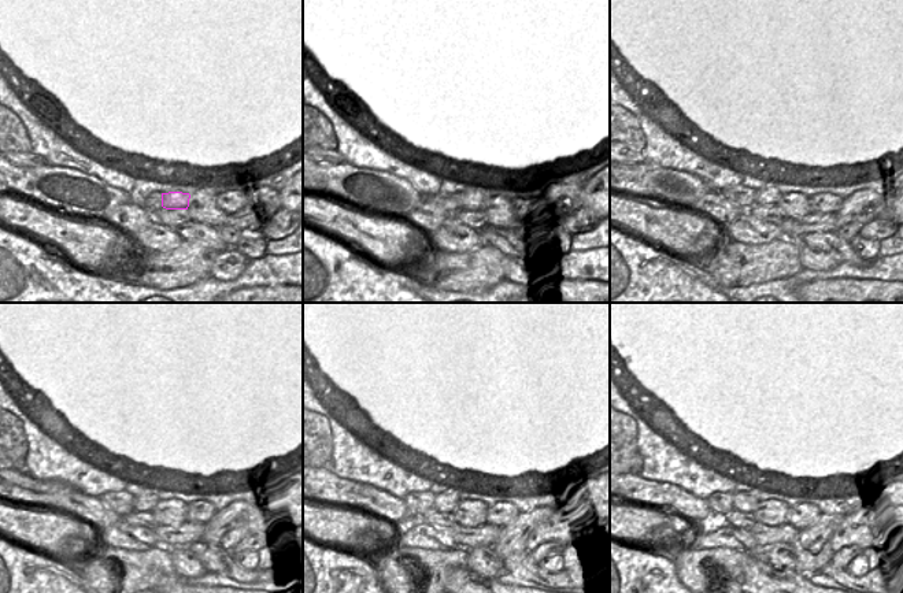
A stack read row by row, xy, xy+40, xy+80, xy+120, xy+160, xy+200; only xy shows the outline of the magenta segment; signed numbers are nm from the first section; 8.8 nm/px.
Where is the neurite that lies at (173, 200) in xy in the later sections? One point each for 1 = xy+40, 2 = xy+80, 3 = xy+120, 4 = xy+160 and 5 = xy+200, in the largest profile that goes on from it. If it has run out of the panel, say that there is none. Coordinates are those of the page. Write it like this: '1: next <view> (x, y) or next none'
1: next xy+40 (472, 200)
2: next xy+80 (769, 195)
3: next xy+120 (145, 501)
4: next xy+160 (447, 501)
5: next xy+200 (743, 501)

